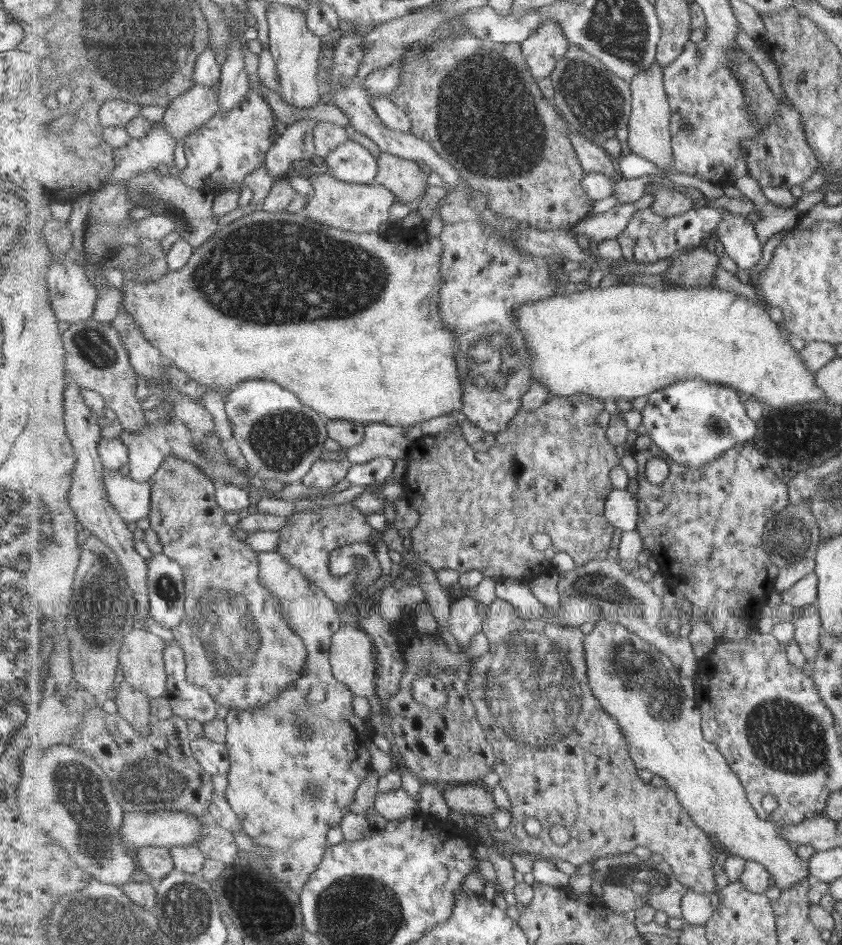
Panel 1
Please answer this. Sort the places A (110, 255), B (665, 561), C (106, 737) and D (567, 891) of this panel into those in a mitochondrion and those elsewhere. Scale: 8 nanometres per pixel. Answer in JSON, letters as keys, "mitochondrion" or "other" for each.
{"A":"other","B":"other","C":"other","D":"other"}

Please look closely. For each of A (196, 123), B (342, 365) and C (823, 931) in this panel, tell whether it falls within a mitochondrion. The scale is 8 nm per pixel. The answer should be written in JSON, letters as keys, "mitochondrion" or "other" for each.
{"A":"other","B":"other","C":"other"}

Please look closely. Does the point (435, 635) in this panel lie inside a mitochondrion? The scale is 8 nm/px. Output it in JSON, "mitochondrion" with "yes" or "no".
{"mitochondrion":"no"}

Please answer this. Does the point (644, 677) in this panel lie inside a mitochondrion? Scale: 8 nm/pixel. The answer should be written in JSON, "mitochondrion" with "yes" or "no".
{"mitochondrion":"yes"}

